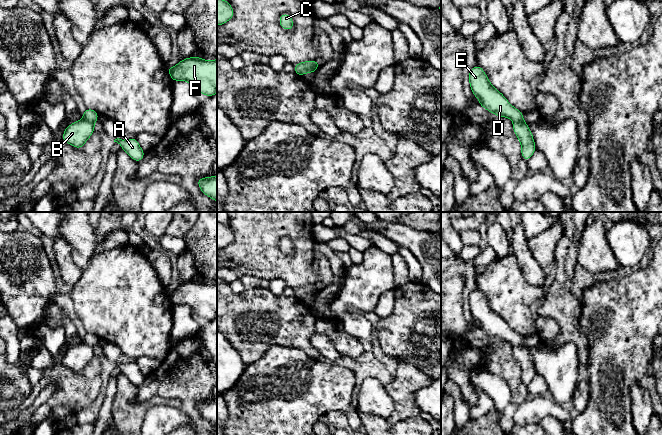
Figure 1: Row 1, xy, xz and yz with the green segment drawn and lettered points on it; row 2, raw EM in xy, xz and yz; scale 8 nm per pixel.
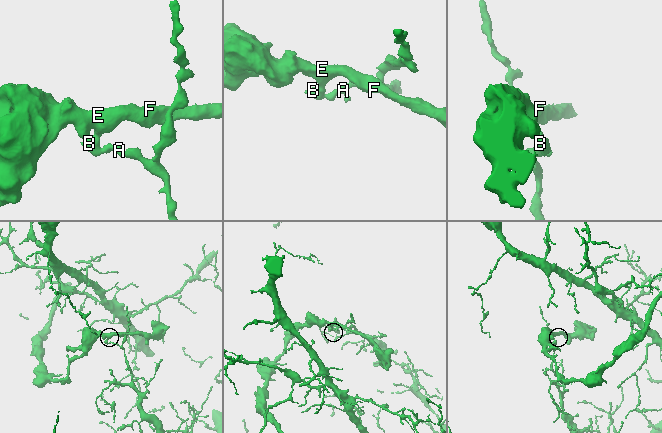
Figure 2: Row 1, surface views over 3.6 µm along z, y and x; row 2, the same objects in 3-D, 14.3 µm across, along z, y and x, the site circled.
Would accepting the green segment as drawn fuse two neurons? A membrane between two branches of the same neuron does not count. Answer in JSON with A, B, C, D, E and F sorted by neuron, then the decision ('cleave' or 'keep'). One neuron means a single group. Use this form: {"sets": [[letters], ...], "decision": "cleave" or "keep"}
{"sets": [["A", "B"], ["C", "D", "E", "F"]], "decision": "cleave"}

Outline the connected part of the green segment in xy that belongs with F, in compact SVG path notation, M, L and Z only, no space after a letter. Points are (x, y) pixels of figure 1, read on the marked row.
M189 57L174 66L167 66L172 81L187 81L193 93L200 92L208 97L217 93L217 59L204 60L201 57Z

